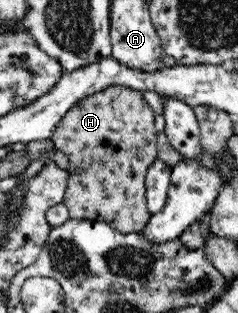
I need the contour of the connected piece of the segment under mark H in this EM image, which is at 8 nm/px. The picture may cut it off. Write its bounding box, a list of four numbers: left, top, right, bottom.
[51,85,158,233]

